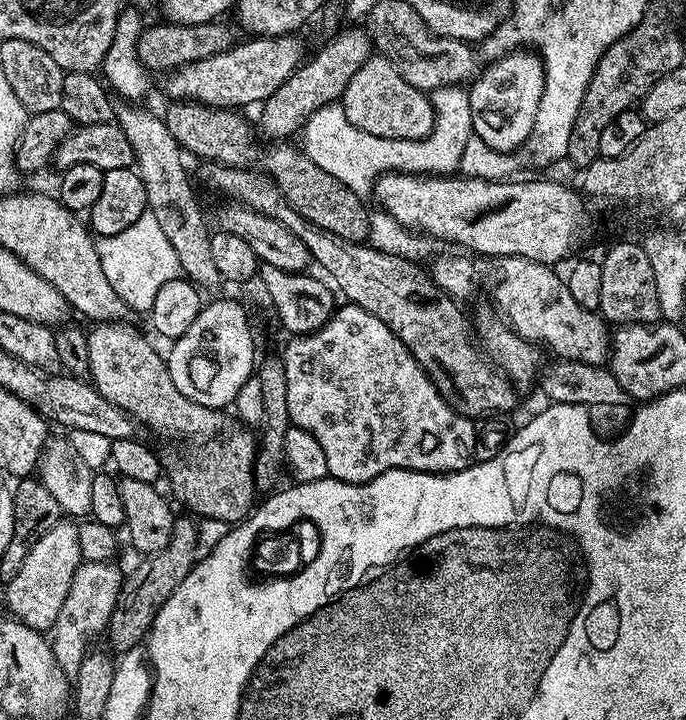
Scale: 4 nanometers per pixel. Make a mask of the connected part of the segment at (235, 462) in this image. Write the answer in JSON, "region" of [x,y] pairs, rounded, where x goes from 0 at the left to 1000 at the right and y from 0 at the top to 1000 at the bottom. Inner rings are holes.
{"region":[[[187,447],[141,449],[136,454],[140,457],[127,463],[133,532],[140,535],[149,553],[166,558],[166,564],[187,574],[194,585],[206,590],[210,588],[224,604],[239,611],[270,611],[274,615],[274,633],[265,635],[251,650],[251,678],[278,713],[300,722],[322,722],[334,731],[348,728],[369,710],[376,694],[372,669],[375,607],[369,601],[366,606],[360,593],[343,594],[338,589],[327,589],[328,574],[322,568],[297,567],[289,558],[271,553],[265,542],[254,536],[254,525],[248,525],[243,499],[235,490],[232,494],[226,481],[190,451]]]}

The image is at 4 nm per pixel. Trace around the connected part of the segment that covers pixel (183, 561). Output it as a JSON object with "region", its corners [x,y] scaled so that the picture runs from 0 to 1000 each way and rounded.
{"region":[[[264,715],[254,725],[254,742],[248,742],[242,764],[230,764],[222,772],[208,774],[203,779],[206,783],[192,796],[185,796],[182,808],[175,815],[175,829],[166,842],[166,853],[160,853],[155,874],[155,885],[163,893],[165,907],[176,908],[211,893],[227,857],[227,846],[235,844],[242,831],[248,831],[248,825],[259,819],[259,814],[265,814],[265,803],[271,803],[271,797],[277,797],[277,792],[289,782],[289,728],[278,715],[268,715],[271,717]]]}

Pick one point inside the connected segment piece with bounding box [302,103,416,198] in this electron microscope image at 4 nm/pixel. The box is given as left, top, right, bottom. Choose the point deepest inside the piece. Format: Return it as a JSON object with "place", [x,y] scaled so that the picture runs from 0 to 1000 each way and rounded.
{"place":[522,221]}

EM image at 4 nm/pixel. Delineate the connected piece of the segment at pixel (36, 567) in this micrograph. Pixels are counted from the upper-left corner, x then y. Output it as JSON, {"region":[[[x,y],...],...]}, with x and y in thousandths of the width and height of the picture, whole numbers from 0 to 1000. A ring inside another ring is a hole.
{"region":[[[90,719],[79,731],[73,731],[73,736],[67,736],[67,742],[61,742],[61,747],[55,747],[55,753],[50,753],[50,758],[44,764],[44,769],[38,769],[26,797],[20,797],[20,803],[10,807],[7,817],[12,818],[6,822],[6,833],[12,838],[13,844],[10,849],[38,869],[54,875],[73,875],[79,869],[85,850],[90,847],[90,839],[96,836],[96,825],[102,825],[102,811],[108,808],[108,797],[120,782],[115,736],[117,728],[99,719]]]}

